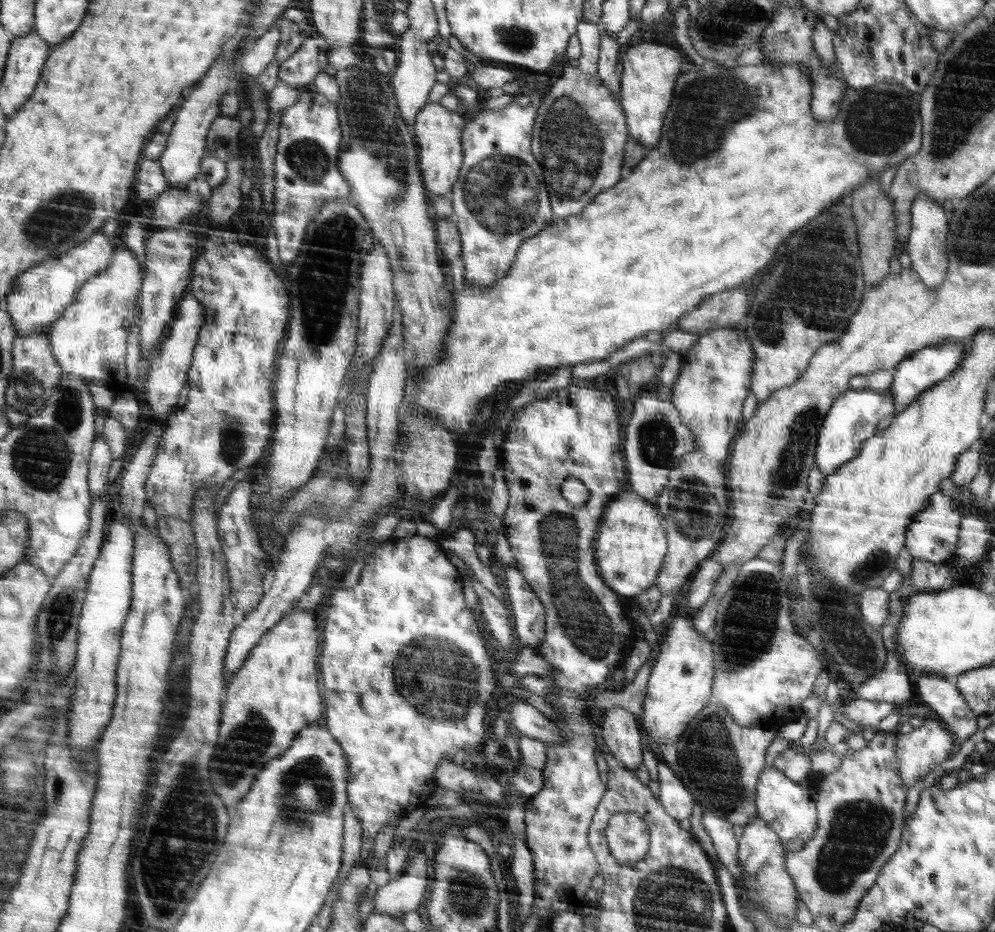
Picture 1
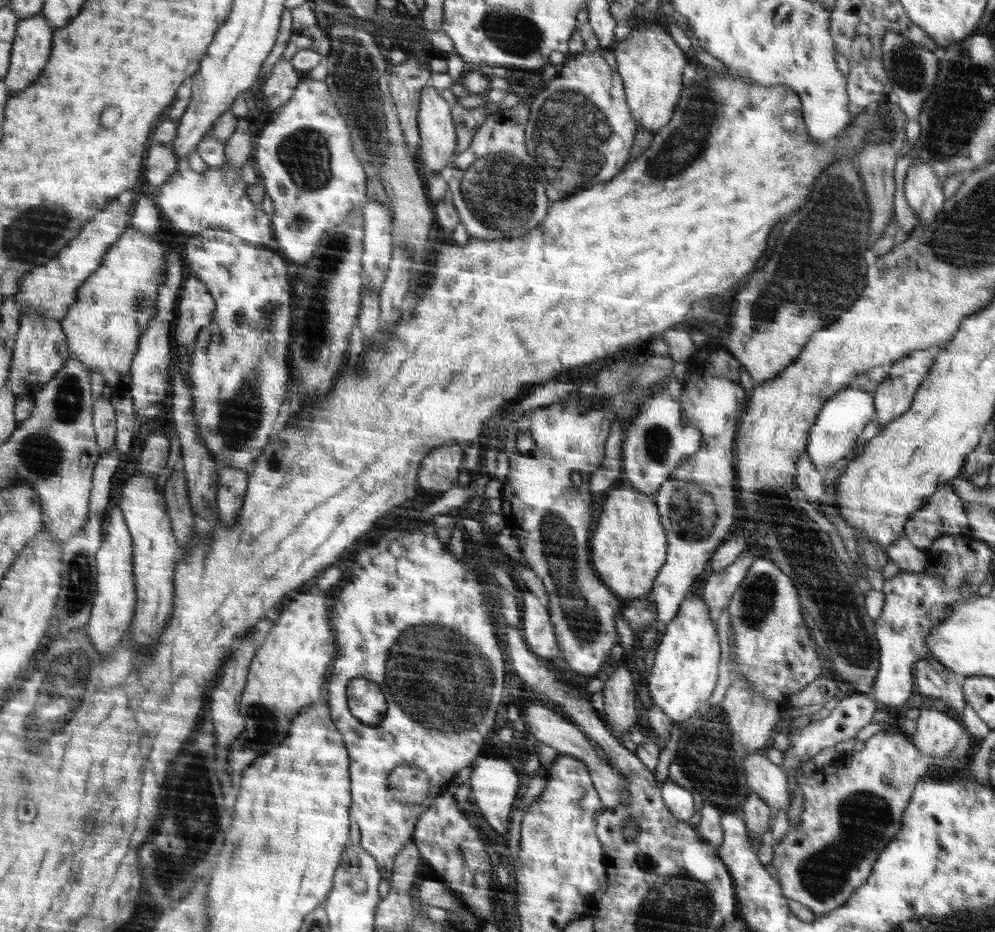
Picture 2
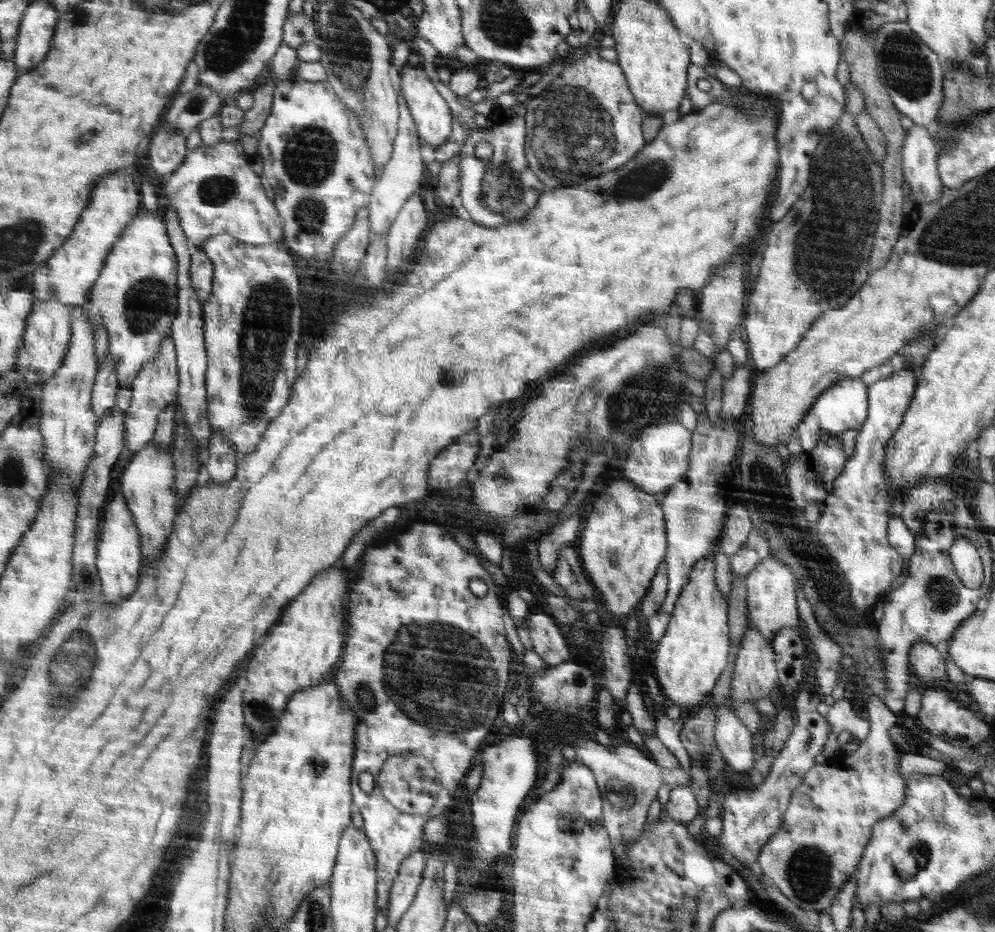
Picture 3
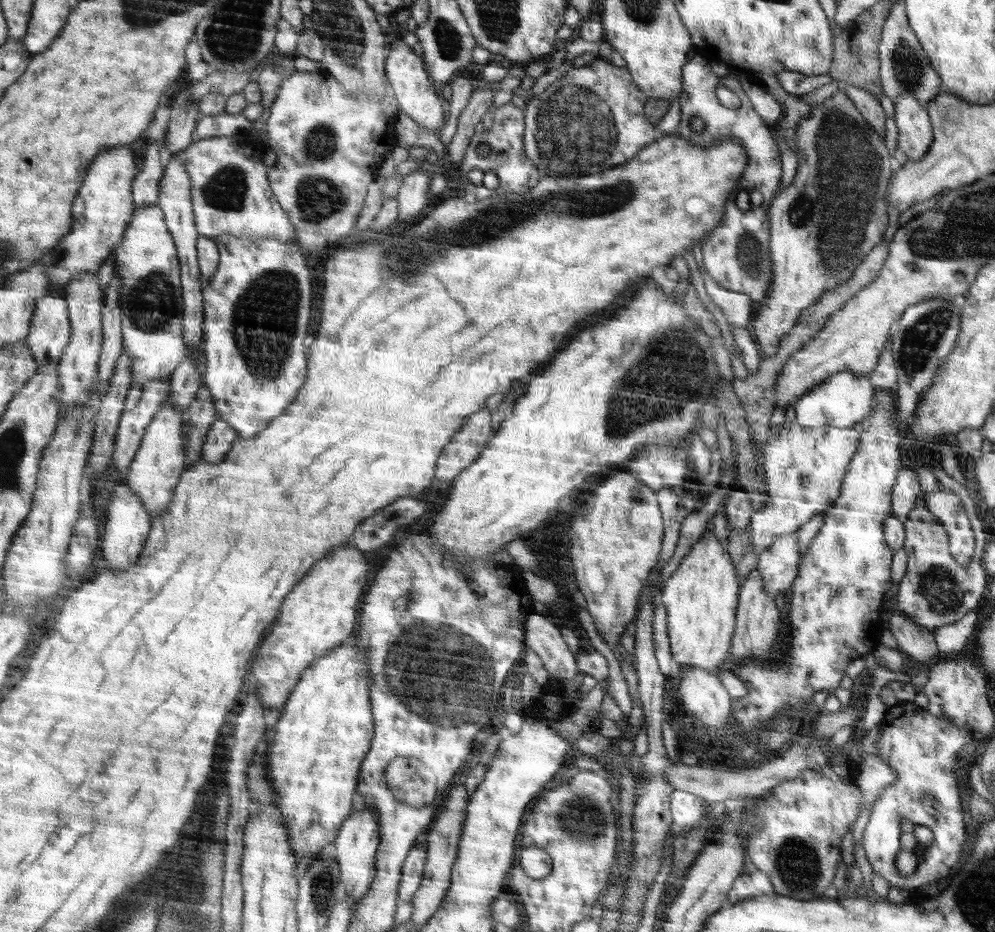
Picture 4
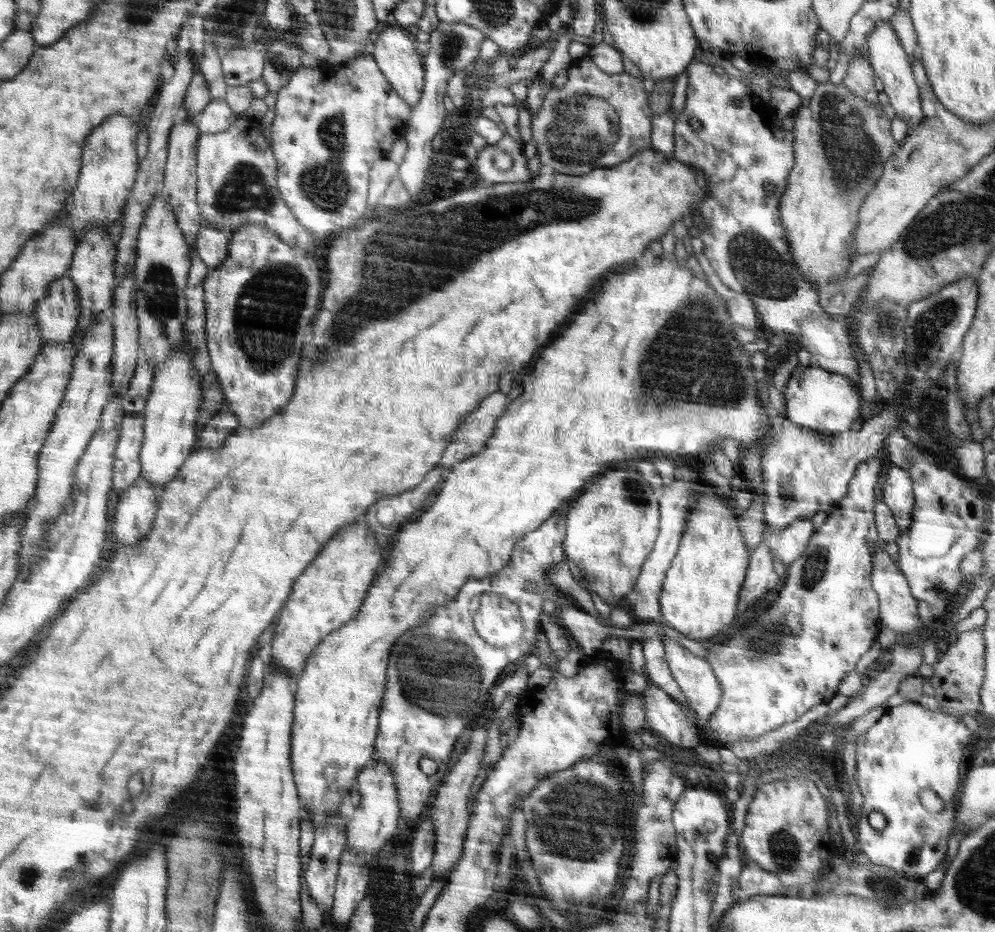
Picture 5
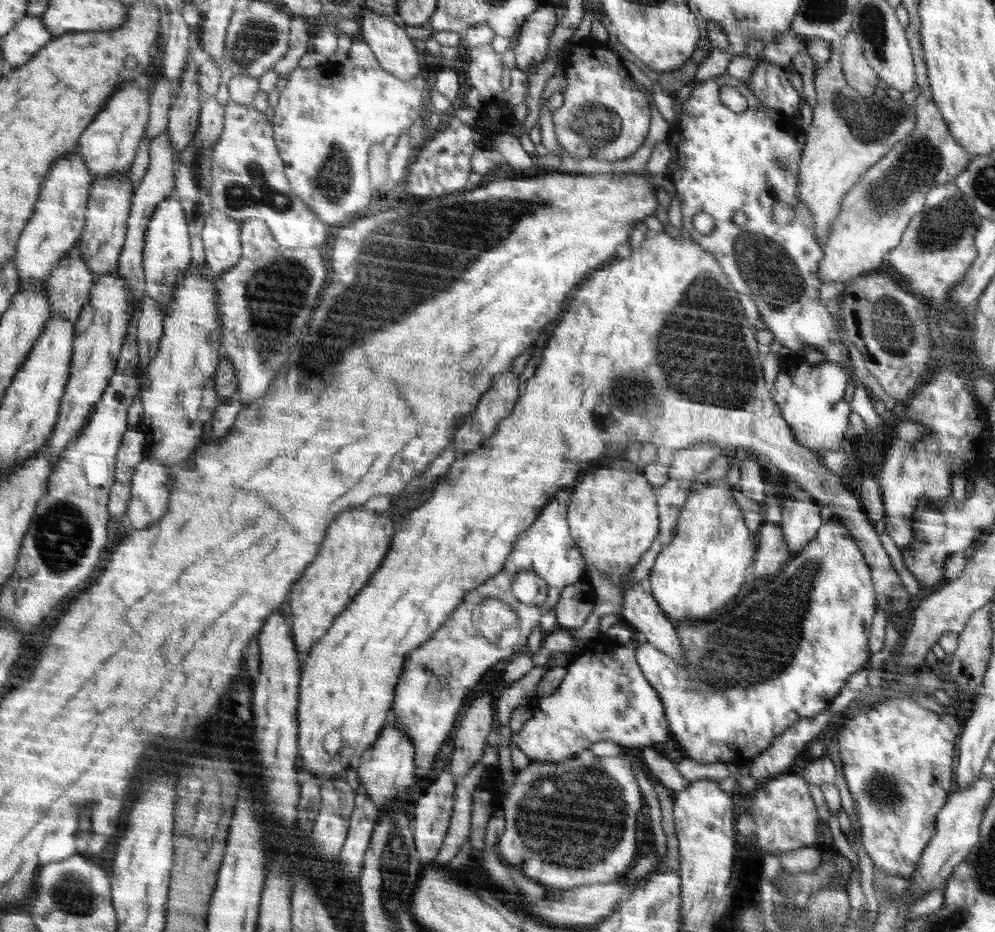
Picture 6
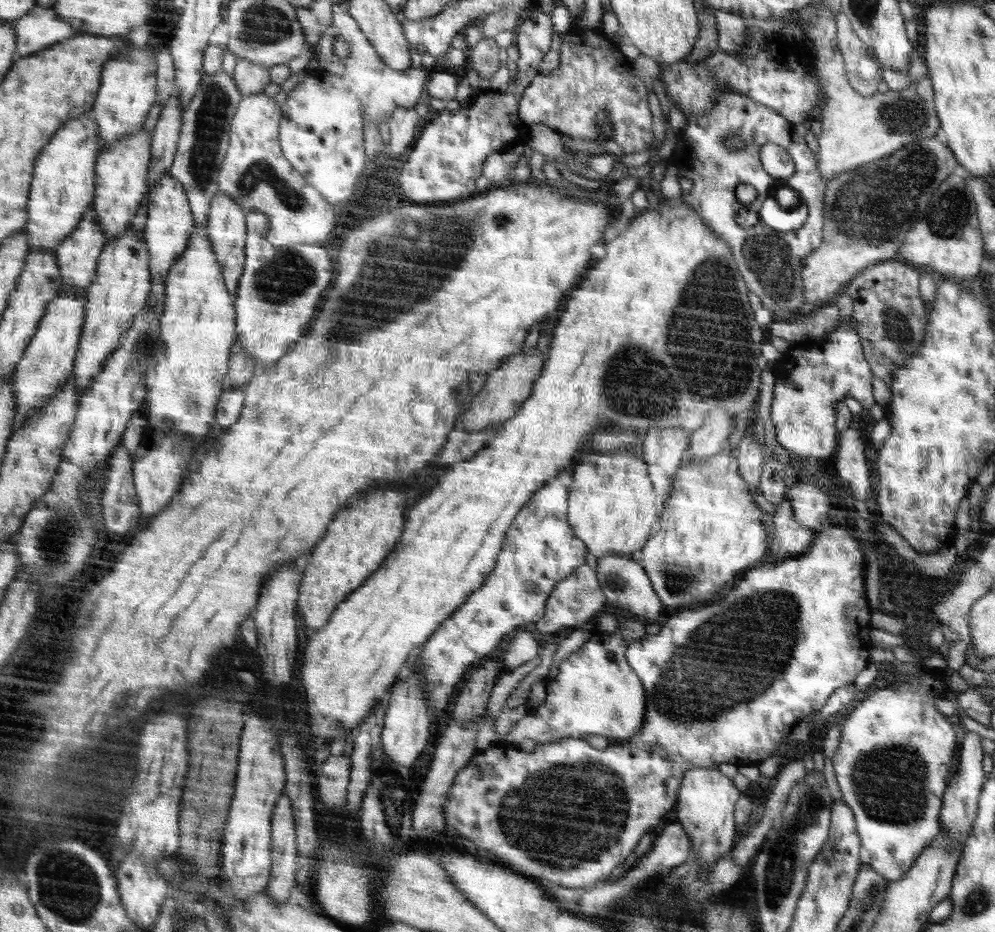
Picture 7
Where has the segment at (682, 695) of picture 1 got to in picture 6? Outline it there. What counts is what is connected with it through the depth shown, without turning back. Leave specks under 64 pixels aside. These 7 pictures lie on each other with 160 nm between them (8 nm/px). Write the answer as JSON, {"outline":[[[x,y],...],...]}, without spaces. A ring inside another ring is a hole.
{"outline":[[[726,478],[711,479],[708,485],[700,490],[692,491],[681,506],[674,536],[669,545],[657,555],[654,566],[648,576],[652,597],[660,606],[660,610],[674,623],[688,623],[688,620],[708,620],[712,612],[726,606],[743,588],[747,581],[746,570],[753,566],[756,540],[748,526],[744,524],[742,512],[734,502]]]}

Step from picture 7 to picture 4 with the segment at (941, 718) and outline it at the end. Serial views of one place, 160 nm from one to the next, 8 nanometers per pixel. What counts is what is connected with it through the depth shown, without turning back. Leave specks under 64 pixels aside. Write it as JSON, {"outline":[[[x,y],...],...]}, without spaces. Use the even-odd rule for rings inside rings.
{"outline":[[[900,701],[896,705],[887,709],[880,724],[880,736],[878,736],[878,758],[885,760],[886,764],[897,772],[896,781],[888,784],[882,789],[879,799],[876,799],[872,805],[872,813],[866,824],[863,835],[863,847],[869,860],[873,872],[888,881],[890,887],[902,888],[910,892],[920,889],[924,884],[934,885],[938,883],[940,878],[948,876],[950,868],[954,866],[954,862],[958,862],[958,858],[962,856],[962,848],[966,848],[968,838],[966,838],[966,826],[964,826],[964,812],[960,798],[958,798],[958,786],[956,786],[956,776],[954,776],[954,768],[956,768],[956,754],[960,752],[966,745],[974,743],[974,738],[970,732],[960,730],[960,727],[953,725],[946,719],[930,714],[926,709],[917,706],[914,702]],[[924,796],[930,796],[934,803],[923,802]],[[902,820],[910,820],[922,826],[928,826],[934,834],[932,845],[927,848],[918,858],[915,870],[910,878],[900,876],[901,872],[896,866],[895,859],[901,849],[901,833],[900,822]]]}

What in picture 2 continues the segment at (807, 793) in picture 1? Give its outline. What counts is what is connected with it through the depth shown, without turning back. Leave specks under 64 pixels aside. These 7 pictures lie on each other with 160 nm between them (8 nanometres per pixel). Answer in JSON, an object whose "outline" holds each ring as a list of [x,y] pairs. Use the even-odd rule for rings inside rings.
{"outline":[[[763,753],[745,756],[745,777],[749,788],[761,796],[771,810],[787,810],[790,806],[787,774],[770,762]]]}

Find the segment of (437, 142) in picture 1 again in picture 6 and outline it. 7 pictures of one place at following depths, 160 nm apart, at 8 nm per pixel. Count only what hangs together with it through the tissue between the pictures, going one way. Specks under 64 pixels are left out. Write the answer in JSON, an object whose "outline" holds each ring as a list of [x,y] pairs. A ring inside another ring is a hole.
{"outline":[[[366,9],[357,19],[362,40],[369,43],[377,61],[390,74],[408,82],[420,72],[420,58],[407,32],[396,24],[396,18]]]}

